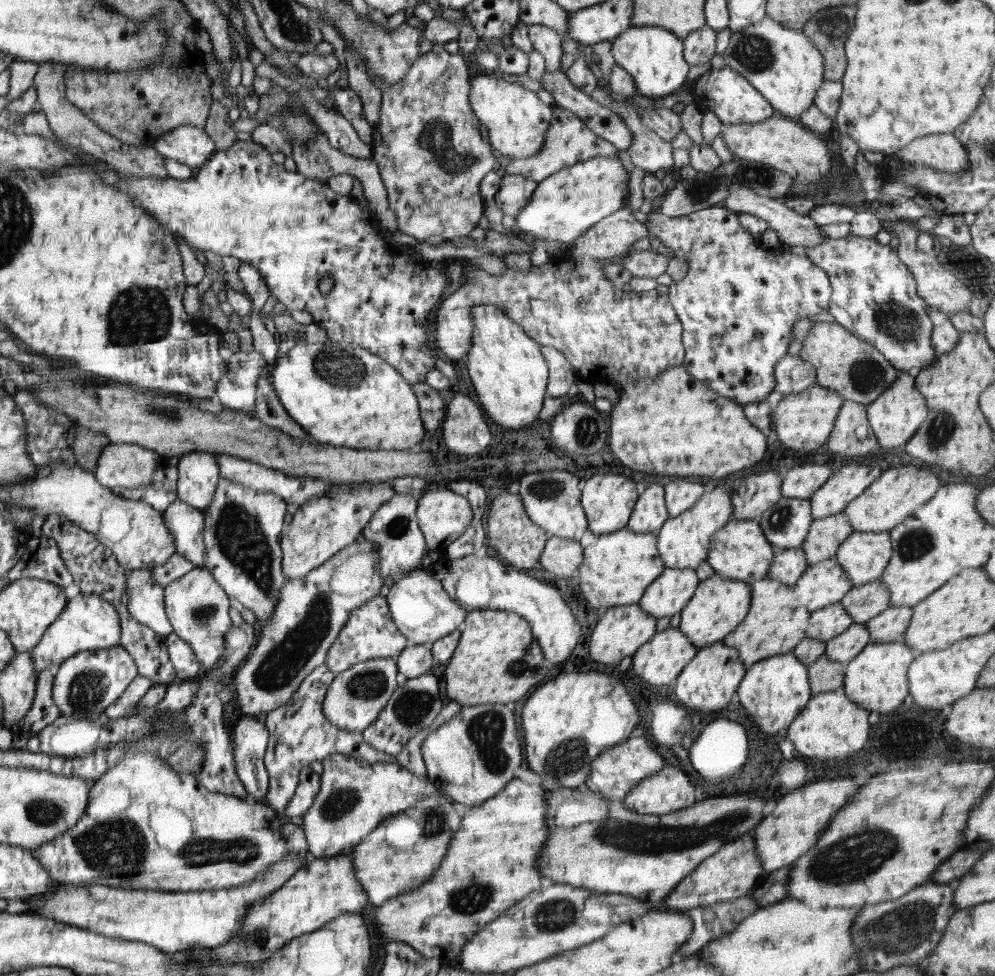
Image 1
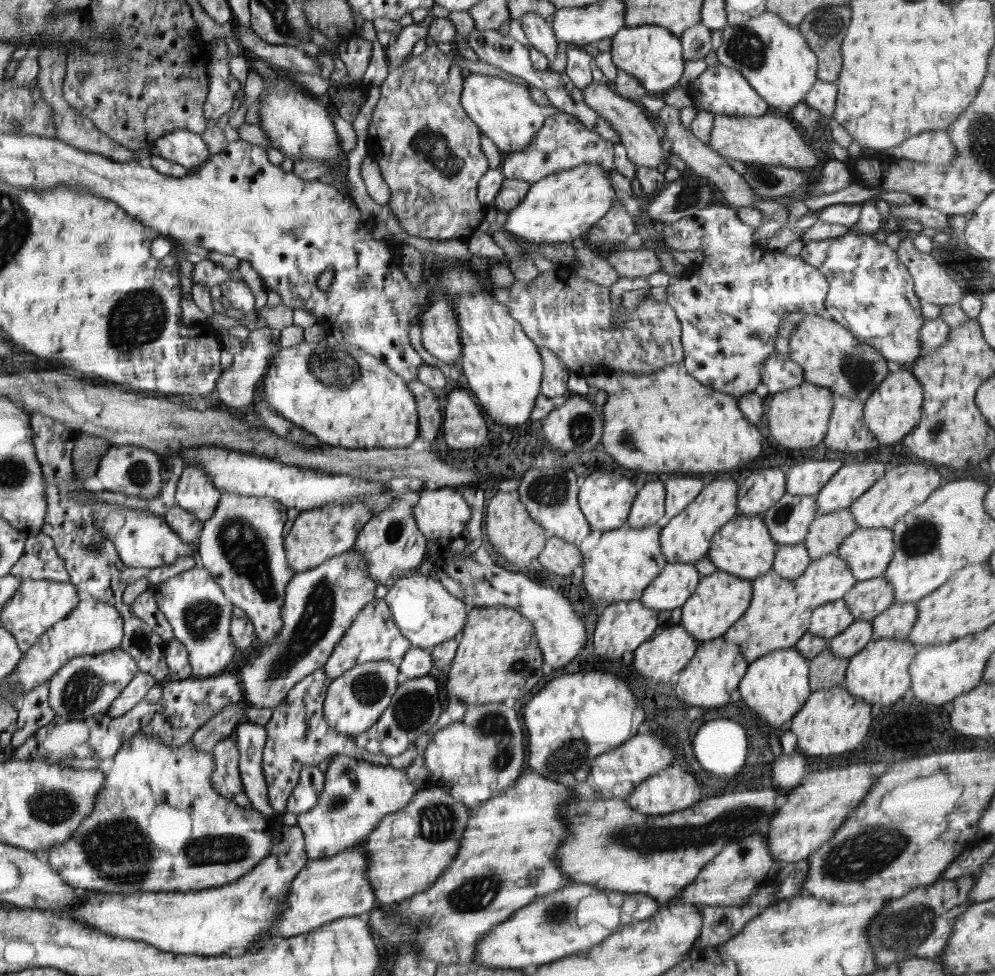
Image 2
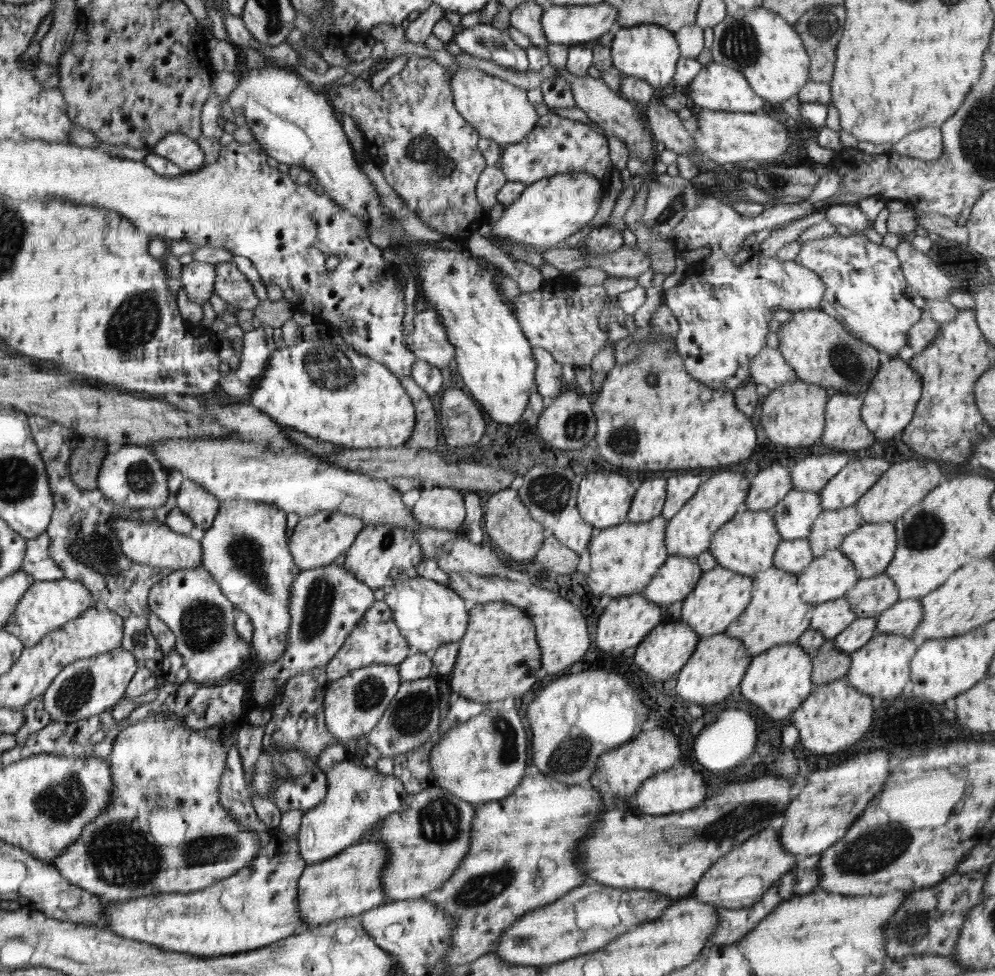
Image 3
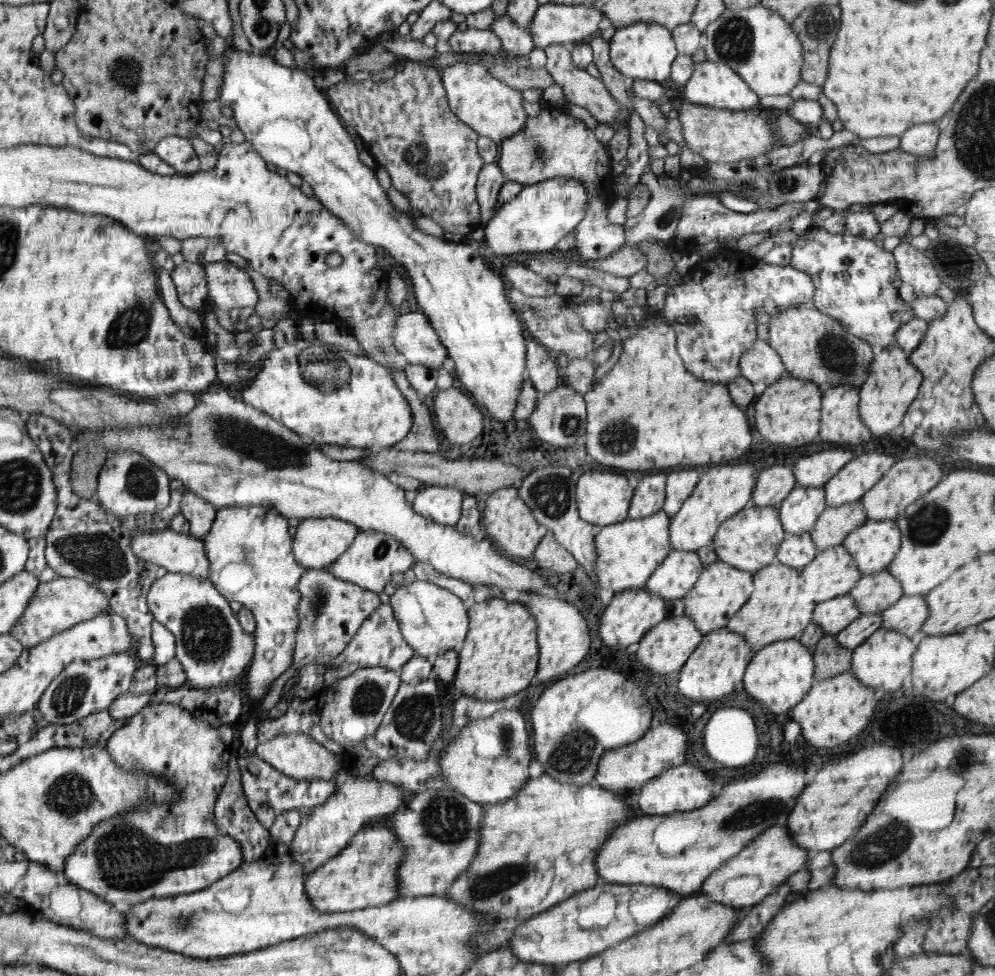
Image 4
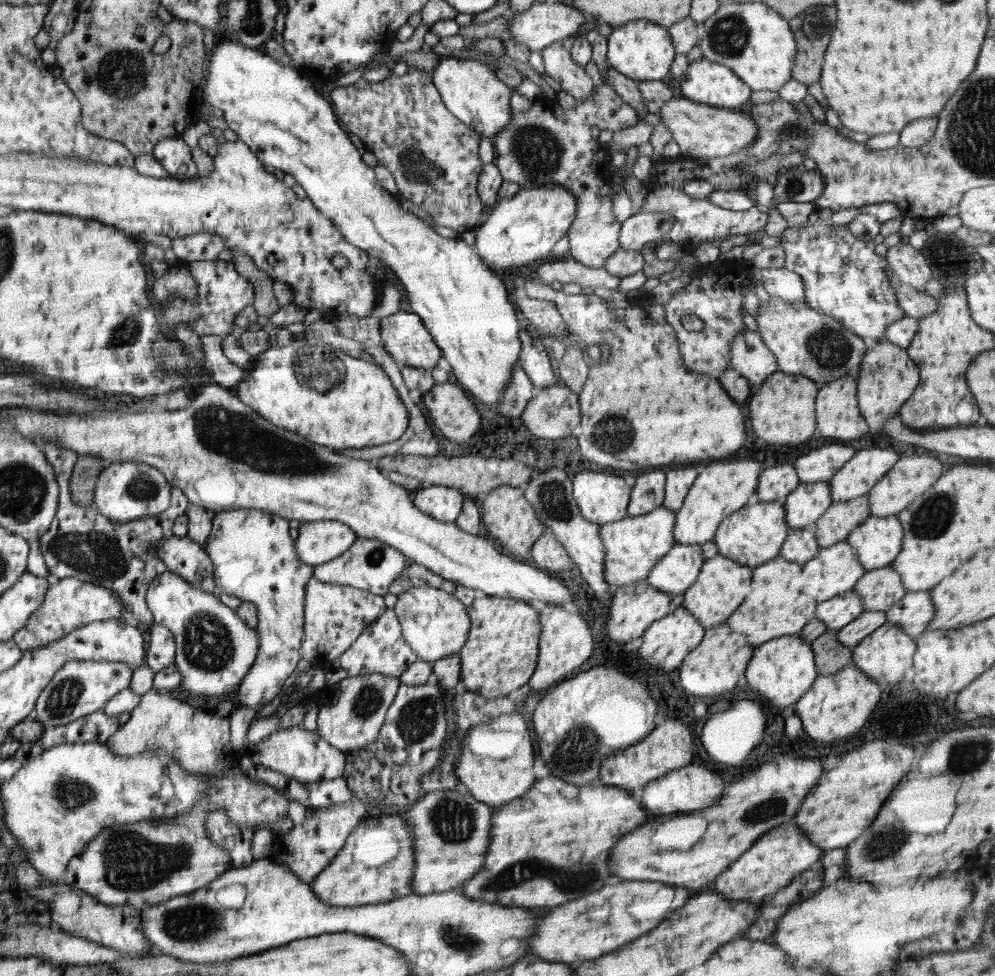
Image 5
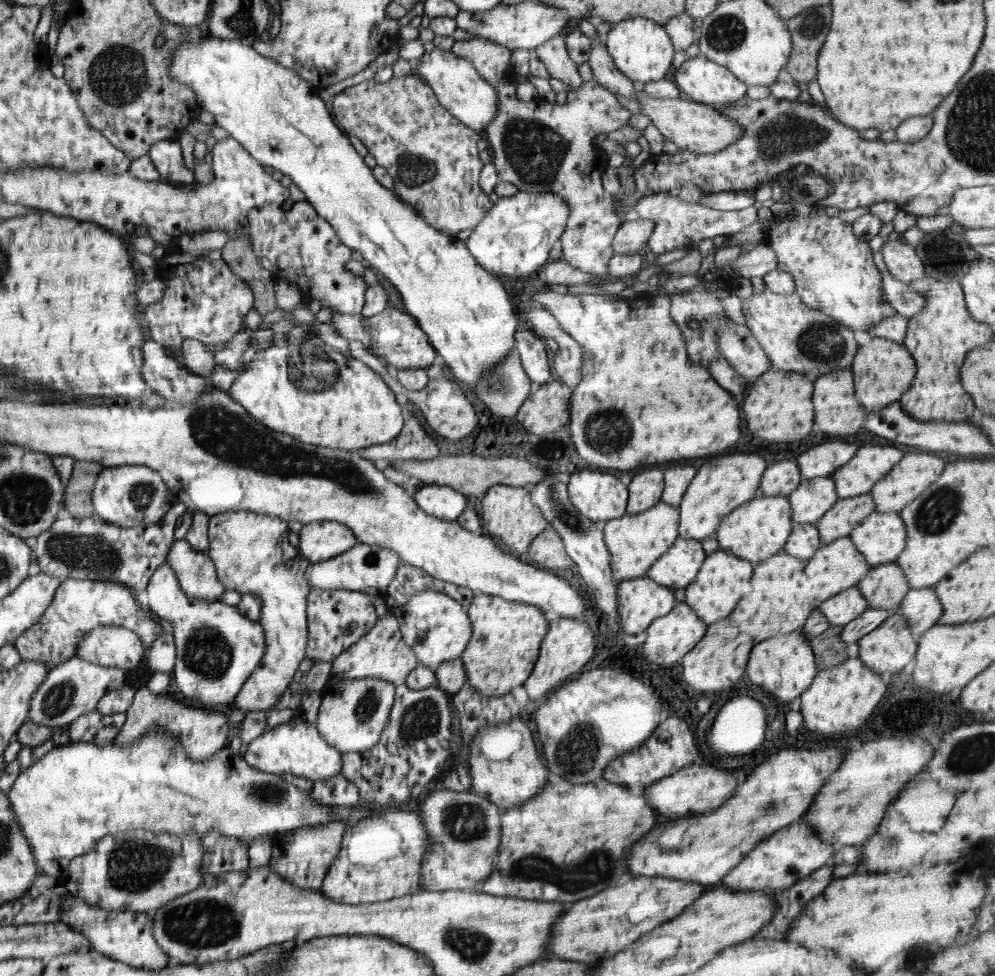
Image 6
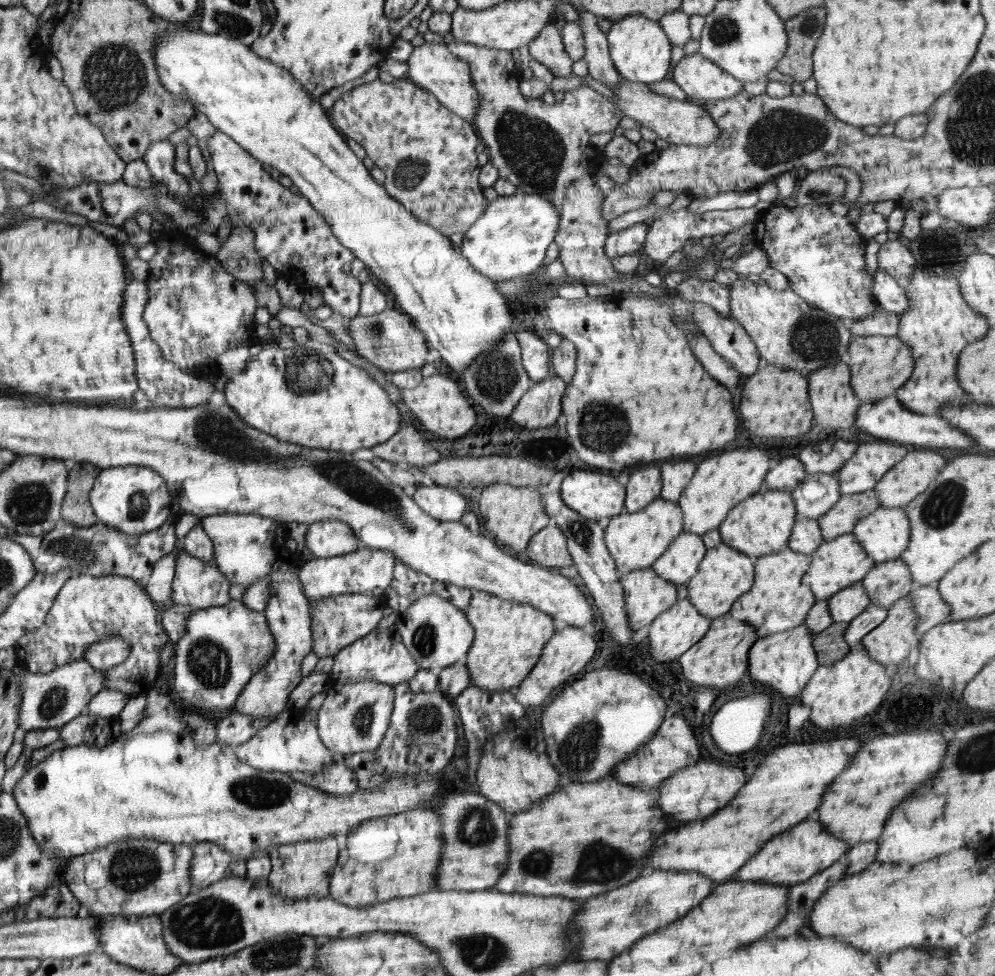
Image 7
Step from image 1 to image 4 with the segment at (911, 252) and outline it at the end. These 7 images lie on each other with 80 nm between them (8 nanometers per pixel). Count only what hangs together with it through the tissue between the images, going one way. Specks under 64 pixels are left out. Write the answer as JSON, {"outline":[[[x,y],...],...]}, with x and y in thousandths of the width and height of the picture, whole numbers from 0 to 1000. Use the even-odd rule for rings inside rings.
{"outline":[[[905,249],[897,256],[902,282],[907,289],[915,291],[921,301],[942,302],[945,289],[949,289],[941,280],[935,264],[928,257],[919,254],[915,249]]]}

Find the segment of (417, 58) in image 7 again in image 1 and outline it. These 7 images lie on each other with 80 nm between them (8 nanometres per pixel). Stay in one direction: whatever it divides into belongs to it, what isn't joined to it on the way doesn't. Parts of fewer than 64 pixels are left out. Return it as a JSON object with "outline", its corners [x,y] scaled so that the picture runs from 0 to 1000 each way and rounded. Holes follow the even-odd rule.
{"outline":[[[475,77],[470,102],[478,121],[488,129],[493,150],[505,165],[529,162],[543,156],[557,109],[545,106],[539,94],[497,78]]]}

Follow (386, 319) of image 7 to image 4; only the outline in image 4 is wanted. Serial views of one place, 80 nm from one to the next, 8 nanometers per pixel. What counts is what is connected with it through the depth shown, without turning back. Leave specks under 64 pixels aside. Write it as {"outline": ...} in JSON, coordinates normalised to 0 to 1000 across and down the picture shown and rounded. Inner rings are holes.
{"outline":[[[423,319],[402,322],[396,333],[395,353],[412,373],[420,373],[430,377],[444,377],[444,372],[451,366],[449,357],[443,352],[441,344],[431,331],[431,326]]]}

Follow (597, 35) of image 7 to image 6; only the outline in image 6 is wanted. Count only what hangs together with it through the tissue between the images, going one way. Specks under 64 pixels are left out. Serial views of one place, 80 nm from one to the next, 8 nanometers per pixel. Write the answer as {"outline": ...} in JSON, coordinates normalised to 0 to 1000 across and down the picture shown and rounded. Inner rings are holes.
{"outline":[[[594,36],[594,52],[591,66],[595,69],[596,81],[613,94],[624,96],[629,100],[638,100],[639,88],[635,82],[623,75],[613,59],[610,45],[602,38]]]}

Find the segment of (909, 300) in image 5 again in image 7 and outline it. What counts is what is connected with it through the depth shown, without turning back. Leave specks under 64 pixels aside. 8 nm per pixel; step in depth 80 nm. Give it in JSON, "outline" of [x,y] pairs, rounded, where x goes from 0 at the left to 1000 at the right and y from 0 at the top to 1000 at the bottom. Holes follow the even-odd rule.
{"outline":[[[882,274],[877,289],[878,307],[886,317],[907,322],[914,315],[914,305],[910,295],[903,292],[901,285],[890,281],[888,275]]]}

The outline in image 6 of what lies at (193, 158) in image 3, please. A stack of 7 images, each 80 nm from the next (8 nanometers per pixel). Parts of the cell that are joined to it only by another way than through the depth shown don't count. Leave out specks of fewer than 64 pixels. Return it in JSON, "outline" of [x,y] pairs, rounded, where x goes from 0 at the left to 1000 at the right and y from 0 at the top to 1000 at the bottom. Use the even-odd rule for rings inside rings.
{"outline":[[[179,143],[156,145],[148,159],[162,178],[161,184],[172,186],[175,191],[191,191],[197,188],[195,175],[185,171],[185,161]]]}

